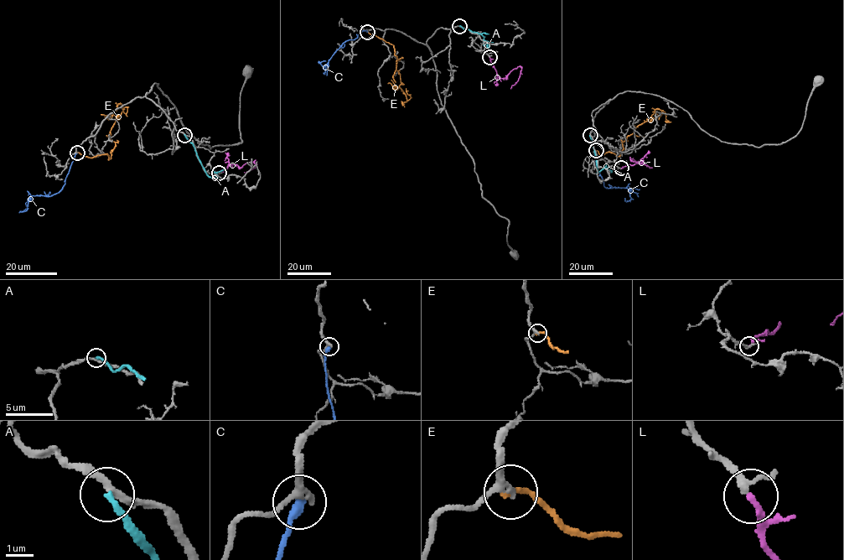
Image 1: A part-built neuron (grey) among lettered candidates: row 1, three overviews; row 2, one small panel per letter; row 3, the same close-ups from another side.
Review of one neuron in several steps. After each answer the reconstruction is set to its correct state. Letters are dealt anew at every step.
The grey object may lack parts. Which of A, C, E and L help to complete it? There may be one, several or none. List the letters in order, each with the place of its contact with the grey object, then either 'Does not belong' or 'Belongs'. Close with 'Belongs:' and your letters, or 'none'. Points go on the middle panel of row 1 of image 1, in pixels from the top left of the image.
A: Touches grey at (459, 26). Does not belong
C: Touches grey at (366, 31). Does not belong
E: Touches grey at (367, 32). Does not belong
L: Touches grey at (489, 57). Belongs
Belongs: L

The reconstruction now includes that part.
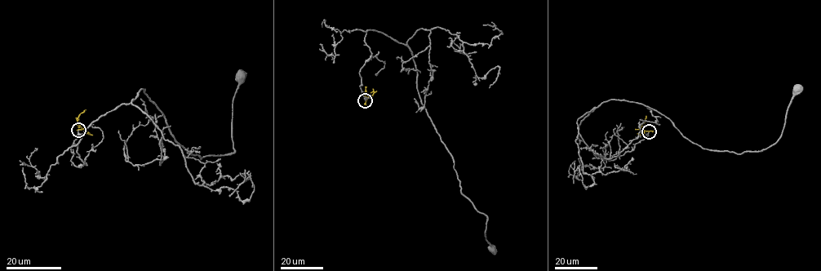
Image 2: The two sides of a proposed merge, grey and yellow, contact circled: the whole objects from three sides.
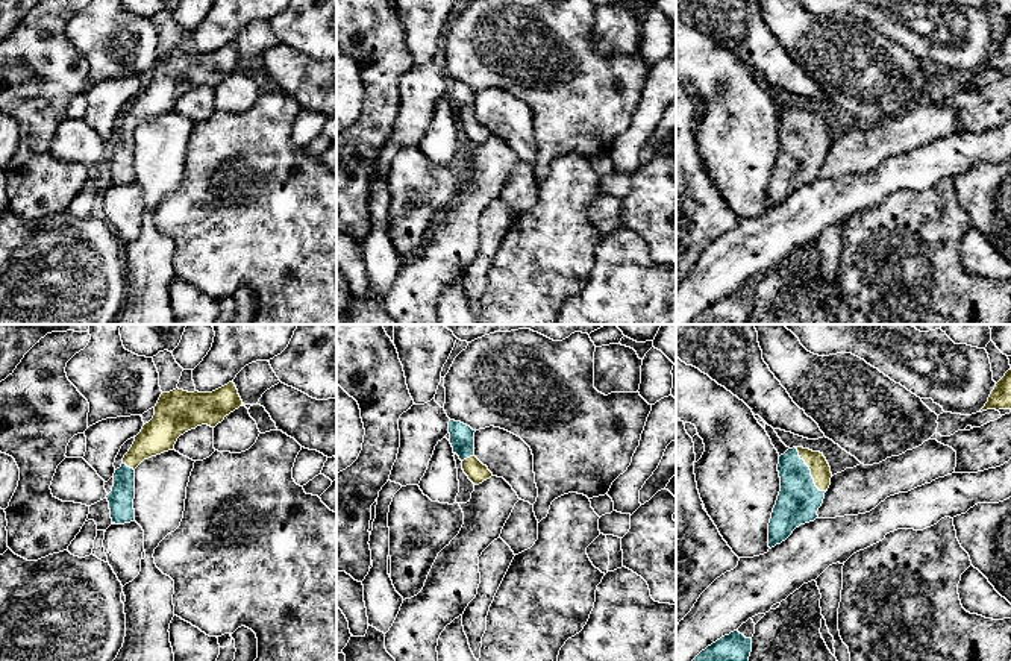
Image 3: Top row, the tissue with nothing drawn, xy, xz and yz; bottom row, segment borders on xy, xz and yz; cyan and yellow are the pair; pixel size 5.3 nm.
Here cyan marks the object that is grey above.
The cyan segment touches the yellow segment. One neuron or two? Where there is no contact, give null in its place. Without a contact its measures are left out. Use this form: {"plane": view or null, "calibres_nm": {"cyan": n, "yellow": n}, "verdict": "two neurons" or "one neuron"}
{"plane": "yz", "calibres_nm": {"cyan": 220, "yellow": 110}, "verdict": "one neuron"}

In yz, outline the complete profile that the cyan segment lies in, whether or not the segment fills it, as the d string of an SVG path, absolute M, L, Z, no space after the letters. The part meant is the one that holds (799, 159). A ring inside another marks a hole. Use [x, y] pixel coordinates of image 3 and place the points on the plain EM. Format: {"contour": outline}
{"contour": "M803 108L788 109L779 117L778 132L781 138L781 152L768 183L768 208L785 202L796 188L819 179L817 171L823 164L825 153L831 146L831 127L820 112Z"}

